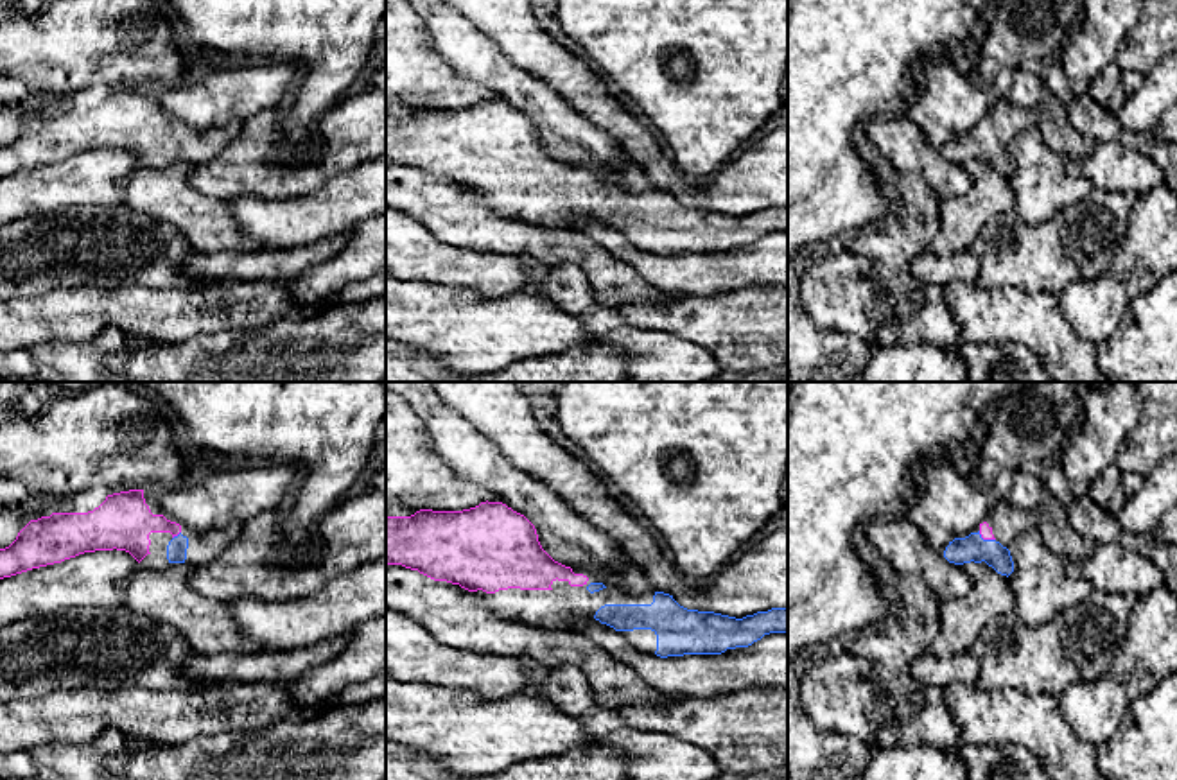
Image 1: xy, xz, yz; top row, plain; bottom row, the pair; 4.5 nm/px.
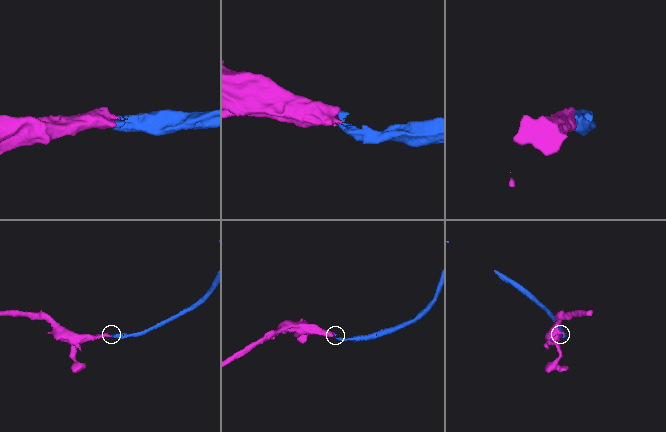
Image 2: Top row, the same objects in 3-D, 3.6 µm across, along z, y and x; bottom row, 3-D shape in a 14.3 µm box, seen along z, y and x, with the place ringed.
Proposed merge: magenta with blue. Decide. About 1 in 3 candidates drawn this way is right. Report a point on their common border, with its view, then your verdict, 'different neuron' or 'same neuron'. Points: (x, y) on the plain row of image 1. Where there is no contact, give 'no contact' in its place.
yz (985, 137) | same neuron

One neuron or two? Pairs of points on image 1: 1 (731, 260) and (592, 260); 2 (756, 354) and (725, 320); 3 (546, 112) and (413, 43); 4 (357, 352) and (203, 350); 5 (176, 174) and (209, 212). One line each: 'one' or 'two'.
1: two
2: one
3: two
4: one
5: one

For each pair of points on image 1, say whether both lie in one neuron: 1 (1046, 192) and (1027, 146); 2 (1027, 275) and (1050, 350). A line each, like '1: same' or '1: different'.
1: same
2: different

